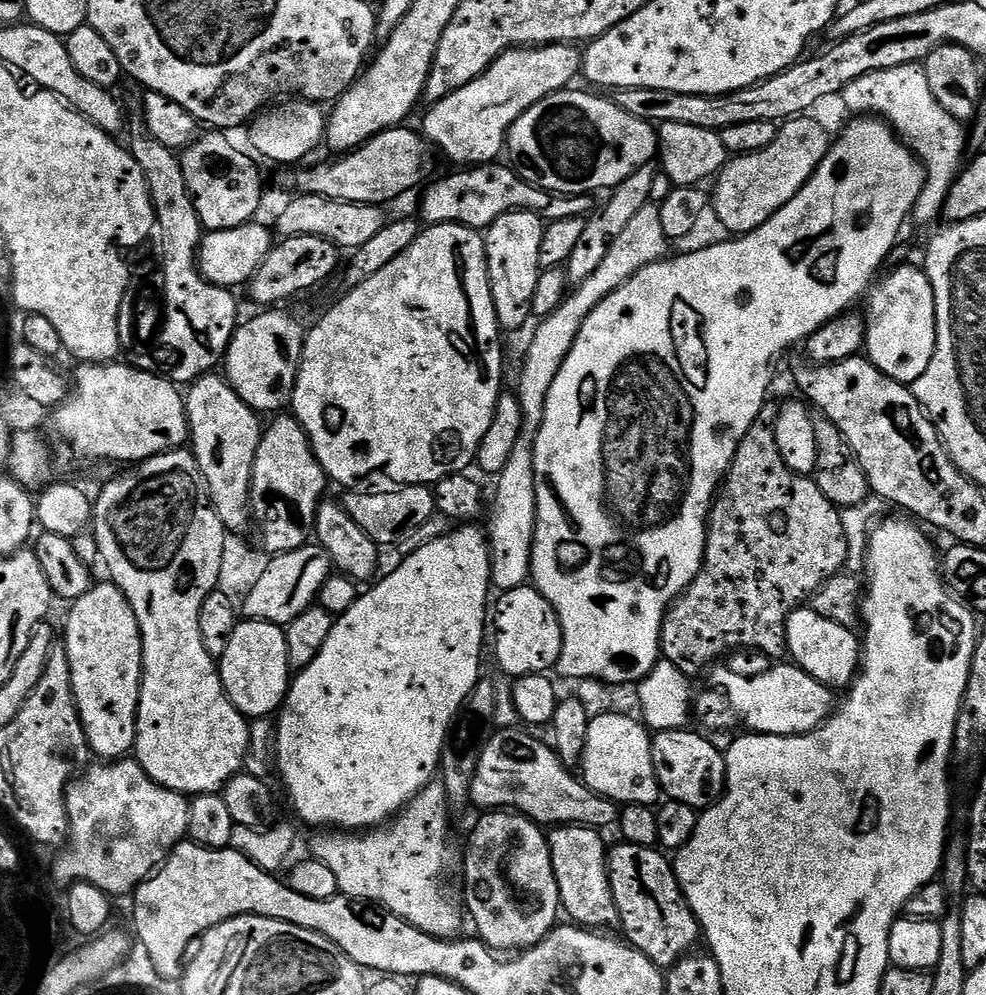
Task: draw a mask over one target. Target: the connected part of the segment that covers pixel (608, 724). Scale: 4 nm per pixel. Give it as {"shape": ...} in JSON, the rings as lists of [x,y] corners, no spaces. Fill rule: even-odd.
{"shape":[[[613,710],[601,716],[591,717],[588,721],[584,757],[580,759],[578,768],[579,771],[584,771],[582,779],[585,786],[599,796],[614,800],[620,806],[652,806],[662,796],[660,783],[654,774],[652,736],[649,729],[635,715],[633,716],[623,716],[619,710]]]}

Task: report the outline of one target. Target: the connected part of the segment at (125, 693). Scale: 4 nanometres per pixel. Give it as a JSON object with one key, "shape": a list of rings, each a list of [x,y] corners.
{"shape":[[[111,582],[97,583],[82,598],[71,601],[62,646],[68,651],[76,709],[84,724],[88,747],[101,761],[127,757],[136,742],[136,711],[144,655],[140,627],[130,602]]]}

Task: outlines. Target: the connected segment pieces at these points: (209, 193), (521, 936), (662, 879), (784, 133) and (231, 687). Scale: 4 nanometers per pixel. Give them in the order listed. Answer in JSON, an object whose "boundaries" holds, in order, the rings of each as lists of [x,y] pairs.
{"boundaries":[[[[208,130],[183,149],[180,156],[182,174],[186,178],[188,193],[192,196],[194,210],[198,210],[201,228],[208,232],[234,230],[257,219],[264,184],[260,181],[260,168],[244,152],[239,152],[225,133]]],[[[488,810],[472,828],[468,849],[464,852],[464,896],[462,904],[467,915],[476,923],[475,935],[489,948],[500,954],[515,954],[548,937],[557,927],[556,915],[561,915],[558,882],[554,878],[552,849],[548,846],[545,829],[536,821],[511,810]]],[[[620,842],[617,848],[613,847],[609,851],[608,877],[614,894],[614,902],[618,906],[620,915],[619,927],[624,928],[623,939],[642,954],[646,954],[646,958],[650,958],[650,962],[654,962],[661,970],[667,970],[695,949],[692,947],[695,946],[696,939],[698,941],[701,939],[702,933],[700,923],[696,921],[696,915],[693,914],[692,908],[684,896],[684,891],[680,889],[680,883],[676,880],[673,861],[669,857],[667,860],[663,855],[667,856],[656,848]]],[[[805,114],[797,116],[795,120],[783,121],[779,125],[774,142],[770,142],[766,150],[751,152],[749,156],[732,156],[715,177],[716,193],[711,193],[710,207],[718,214],[729,233],[743,234],[762,226],[775,212],[782,210],[782,206],[786,206],[786,202],[790,202],[790,198],[794,198],[794,194],[798,194],[802,186],[806,186],[822,158],[826,158],[830,147],[827,130],[818,121],[811,120],[812,118],[811,115]]],[[[245,619],[237,623],[226,654],[218,658],[218,667],[230,702],[244,717],[271,717],[283,705],[290,683],[284,628],[265,620]]]]}

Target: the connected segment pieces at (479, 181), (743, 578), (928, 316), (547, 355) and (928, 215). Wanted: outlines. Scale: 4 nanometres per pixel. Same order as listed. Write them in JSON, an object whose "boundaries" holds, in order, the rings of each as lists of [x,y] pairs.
{"boundaries":[[[[504,162],[478,164],[463,170],[452,170],[449,176],[429,183],[423,189],[419,219],[425,225],[461,224],[467,228],[486,230],[495,220],[507,212],[538,212],[545,221],[551,222],[575,216],[587,217],[593,211],[593,197],[557,196],[529,184],[515,167],[507,168]]],[[[772,402],[765,403],[764,409],[761,410],[754,422],[754,426],[750,426],[750,430],[746,430],[746,438],[742,438],[742,442],[732,459],[732,465],[729,466],[728,473],[724,475],[718,489],[718,495],[712,501],[712,510],[708,514],[708,541],[704,547],[702,566],[698,570],[694,582],[690,582],[688,589],[680,595],[679,601],[673,604],[668,609],[668,613],[664,615],[662,630],[660,631],[660,651],[663,659],[674,662],[674,666],[678,666],[678,670],[682,670],[684,675],[689,678],[695,678],[704,667],[707,669],[709,666],[715,665],[719,661],[716,659],[719,656],[726,655],[728,648],[753,648],[756,652],[765,652],[768,656],[776,656],[772,658],[780,658],[785,655],[788,639],[786,639],[784,625],[788,623],[789,614],[796,611],[805,602],[811,601],[813,594],[831,576],[838,575],[847,562],[846,535],[843,534],[841,509],[858,506],[870,496],[868,479],[862,470],[862,466],[857,462],[856,455],[852,453],[852,448],[845,442],[845,438],[839,430],[829,422],[829,419],[817,412],[812,415],[811,425],[817,439],[818,462],[816,463],[816,472],[818,477],[820,476],[820,488],[815,484],[815,479],[800,476],[797,472],[791,472],[786,466],[786,462],[782,462],[782,454],[778,454],[778,442],[774,442],[772,424],[776,420],[777,411],[778,408],[775,403],[773,405]]],[[[896,266],[892,273],[877,286],[868,300],[866,323],[868,333],[864,337],[866,359],[882,374],[886,374],[899,384],[911,386],[922,374],[926,374],[926,366],[930,366],[930,358],[934,358],[936,349],[936,299],[934,290],[928,281],[928,275],[919,267]]],[[[649,202],[630,218],[626,230],[614,238],[610,250],[606,250],[606,258],[586,278],[586,282],[575,285],[564,297],[562,306],[554,310],[554,314],[543,317],[528,344],[528,353],[524,356],[524,365],[520,368],[520,389],[518,395],[524,429],[518,434],[518,442],[510,454],[509,461],[496,477],[494,484],[494,502],[490,504],[488,515],[490,522],[486,524],[486,535],[491,548],[491,578],[493,587],[500,592],[523,587],[531,577],[533,536],[536,533],[537,488],[534,482],[534,442],[540,429],[540,423],[546,410],[546,398],[550,394],[550,386],[554,386],[554,378],[558,378],[558,370],[568,356],[568,351],[578,338],[578,330],[582,330],[582,322],[590,318],[594,306],[602,302],[618,286],[622,286],[638,270],[650,266],[654,262],[665,259],[670,252],[670,239],[662,230],[661,205]]],[[[907,64],[894,70],[866,74],[844,88],[843,100],[852,114],[871,114],[887,120],[904,145],[916,155],[916,159],[924,167],[924,185],[916,200],[915,219],[932,220],[935,216],[939,217],[948,192],[962,168],[960,159],[964,156],[965,125],[946,114],[942,106],[938,106],[938,98],[934,98],[930,82],[926,82],[923,67]]]]}

